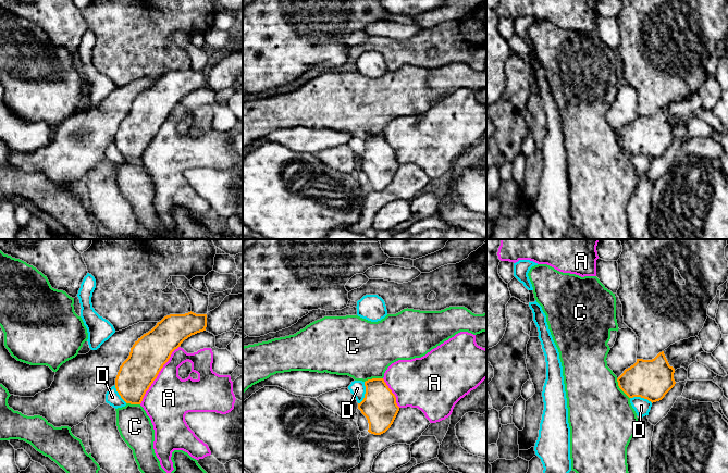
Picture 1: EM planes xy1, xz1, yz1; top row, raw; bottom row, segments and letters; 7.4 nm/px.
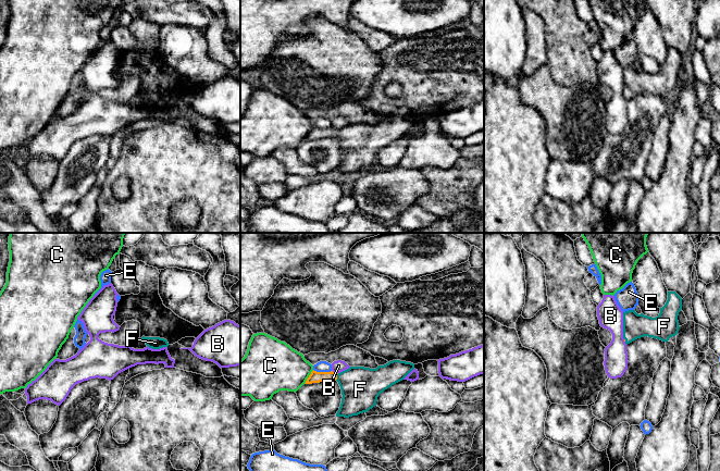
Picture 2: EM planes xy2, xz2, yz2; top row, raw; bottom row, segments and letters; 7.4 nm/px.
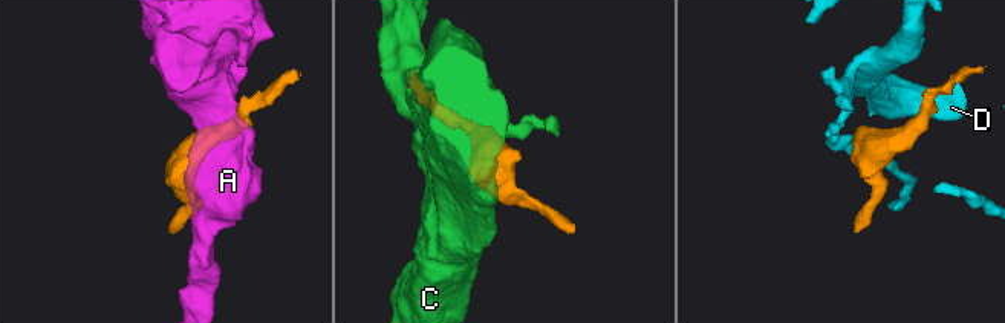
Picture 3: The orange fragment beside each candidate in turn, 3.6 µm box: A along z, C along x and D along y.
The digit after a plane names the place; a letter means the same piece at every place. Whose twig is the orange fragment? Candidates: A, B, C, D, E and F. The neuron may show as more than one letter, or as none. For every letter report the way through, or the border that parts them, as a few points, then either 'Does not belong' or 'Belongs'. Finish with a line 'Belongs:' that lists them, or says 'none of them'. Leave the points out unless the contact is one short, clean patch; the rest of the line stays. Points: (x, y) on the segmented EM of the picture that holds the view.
A: Does not belong
B: Does not belong
C: Does not belong
D: Does not belong
E: Boundary: xz2 (313, 369), (317, 371), (331, 371). Does not belong
F: Path across: xz2 (315, 376), (336, 376), (352, 381), (360, 386). Belongs
Belongs: F

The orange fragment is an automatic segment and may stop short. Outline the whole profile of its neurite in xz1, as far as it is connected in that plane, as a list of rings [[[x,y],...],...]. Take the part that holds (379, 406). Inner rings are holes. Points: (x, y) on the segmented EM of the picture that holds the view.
[[[372,378],[365,382],[366,394],[358,403],[358,409],[367,418],[368,432],[374,435],[385,433],[393,424],[399,407],[396,397],[383,378]]]

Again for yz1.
[[[664,351],[659,352],[652,360],[637,359],[637,362],[626,369],[617,378],[619,388],[629,397],[641,397],[649,401],[656,402],[662,400],[665,395],[675,386],[675,369],[669,365]]]

